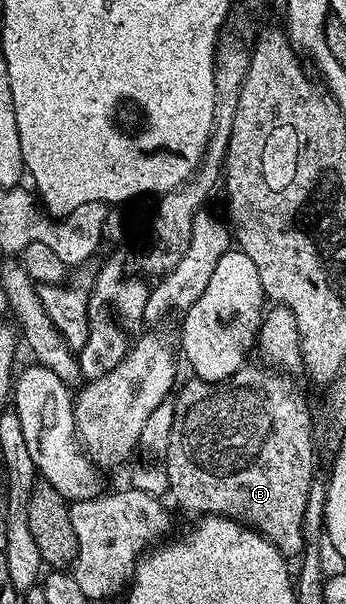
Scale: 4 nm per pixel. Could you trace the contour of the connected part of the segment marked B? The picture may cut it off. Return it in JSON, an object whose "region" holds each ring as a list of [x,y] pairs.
{"region":[[[244,365],[232,377],[222,379],[218,383],[205,383],[197,377],[190,377],[190,380],[182,387],[182,392],[174,399],[175,420],[172,421],[171,432],[165,443],[166,463],[164,470],[167,475],[168,495],[178,502],[182,511],[187,511],[193,517],[204,515],[224,515],[228,519],[237,519],[238,522],[246,524],[260,532],[272,545],[276,545],[279,551],[287,557],[301,556],[306,542],[304,541],[304,504],[308,499],[308,489],[315,480],[314,475],[314,439],[310,436],[310,411],[306,408],[301,397],[294,392],[294,383],[285,379],[283,372],[278,369],[271,369],[269,366],[250,367]]]}

